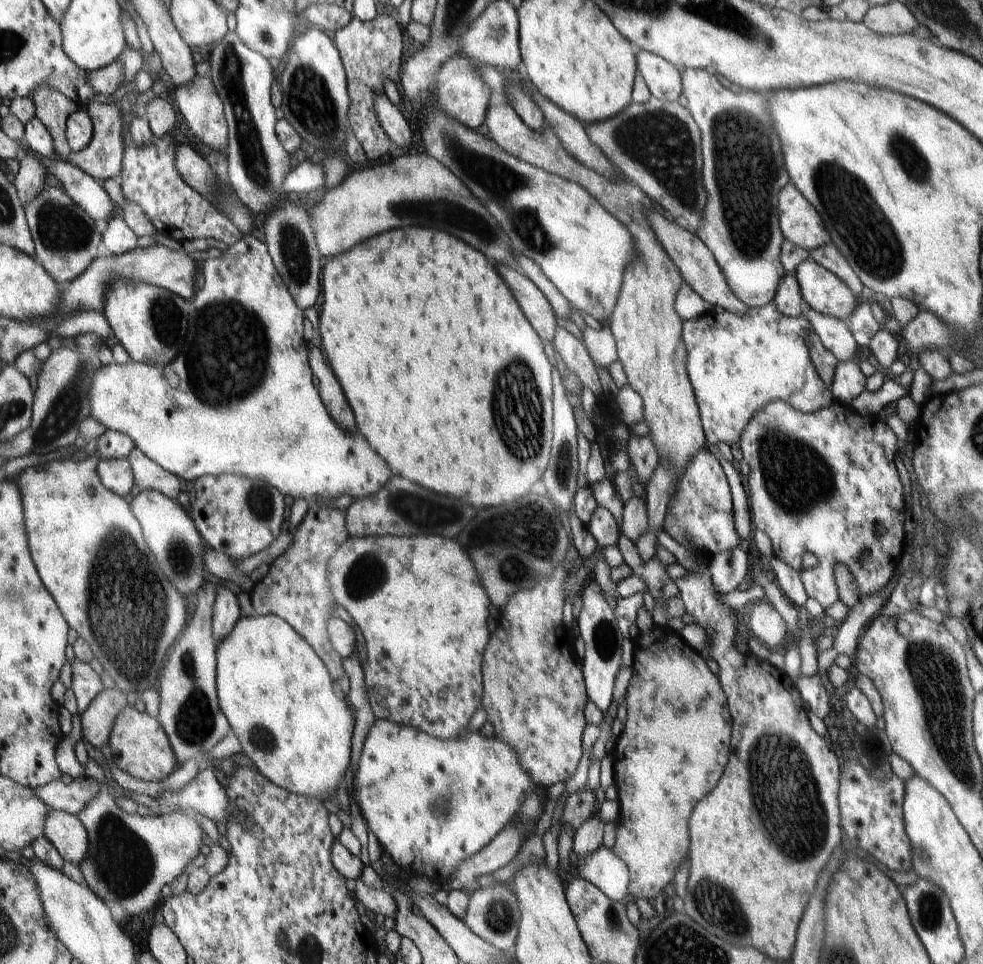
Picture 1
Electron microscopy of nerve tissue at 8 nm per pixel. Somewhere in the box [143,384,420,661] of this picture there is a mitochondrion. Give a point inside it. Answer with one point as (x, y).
(367, 575)

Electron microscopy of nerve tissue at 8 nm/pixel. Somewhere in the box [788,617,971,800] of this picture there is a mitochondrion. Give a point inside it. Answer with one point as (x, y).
(872, 745)

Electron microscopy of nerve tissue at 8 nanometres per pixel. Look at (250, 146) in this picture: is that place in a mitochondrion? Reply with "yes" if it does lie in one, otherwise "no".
yes

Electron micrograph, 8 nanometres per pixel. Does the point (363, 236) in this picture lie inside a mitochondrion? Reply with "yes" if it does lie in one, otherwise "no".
no

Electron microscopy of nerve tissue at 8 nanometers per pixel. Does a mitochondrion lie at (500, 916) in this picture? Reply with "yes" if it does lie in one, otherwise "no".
yes

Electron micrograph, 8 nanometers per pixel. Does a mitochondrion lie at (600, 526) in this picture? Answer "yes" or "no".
no

